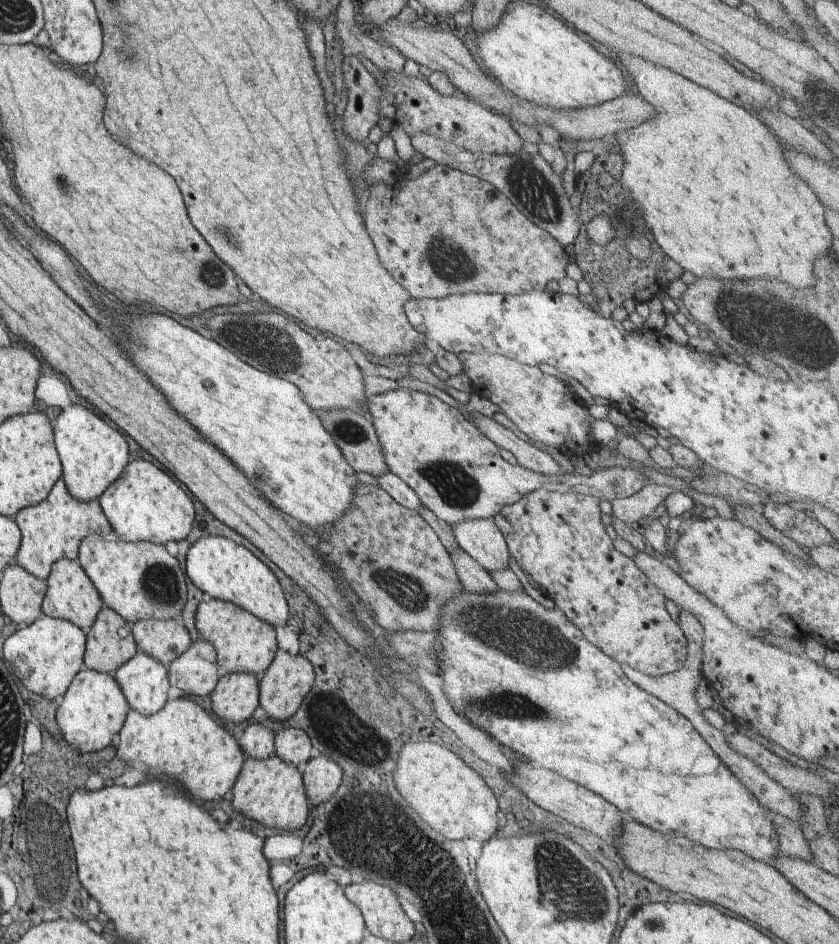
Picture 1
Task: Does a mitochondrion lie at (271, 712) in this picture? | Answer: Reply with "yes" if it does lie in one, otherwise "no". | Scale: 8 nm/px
no

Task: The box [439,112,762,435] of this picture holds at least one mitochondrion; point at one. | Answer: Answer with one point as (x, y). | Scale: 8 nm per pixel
(533, 194)

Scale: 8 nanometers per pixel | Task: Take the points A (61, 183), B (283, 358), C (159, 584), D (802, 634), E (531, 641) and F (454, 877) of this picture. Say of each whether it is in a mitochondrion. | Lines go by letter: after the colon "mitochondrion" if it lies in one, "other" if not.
A: mitochondrion
B: mitochondrion
C: mitochondrion
D: other
E: mitochondrion
F: mitochondrion

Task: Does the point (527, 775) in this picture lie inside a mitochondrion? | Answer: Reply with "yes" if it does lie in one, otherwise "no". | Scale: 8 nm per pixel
no

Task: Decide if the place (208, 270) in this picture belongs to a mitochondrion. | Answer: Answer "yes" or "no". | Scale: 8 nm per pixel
yes

